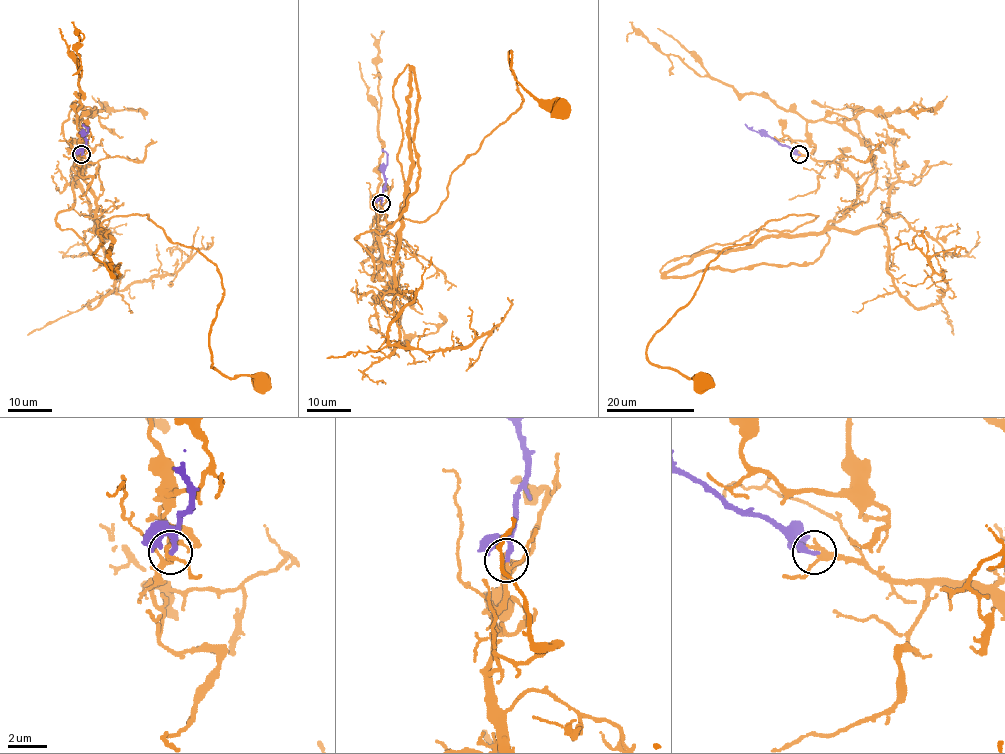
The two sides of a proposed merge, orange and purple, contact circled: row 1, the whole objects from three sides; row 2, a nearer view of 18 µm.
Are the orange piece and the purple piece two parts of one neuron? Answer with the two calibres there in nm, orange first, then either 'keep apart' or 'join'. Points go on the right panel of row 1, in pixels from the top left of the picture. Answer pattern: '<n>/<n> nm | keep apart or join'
240/280 nm | join

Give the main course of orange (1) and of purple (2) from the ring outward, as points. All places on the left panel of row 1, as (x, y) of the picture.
1: (81, 154), (102, 232), (105, 219), (148, 214), (216, 266), (212, 363), (260, 382)
2: (81, 154), (87, 132), (83, 124)

